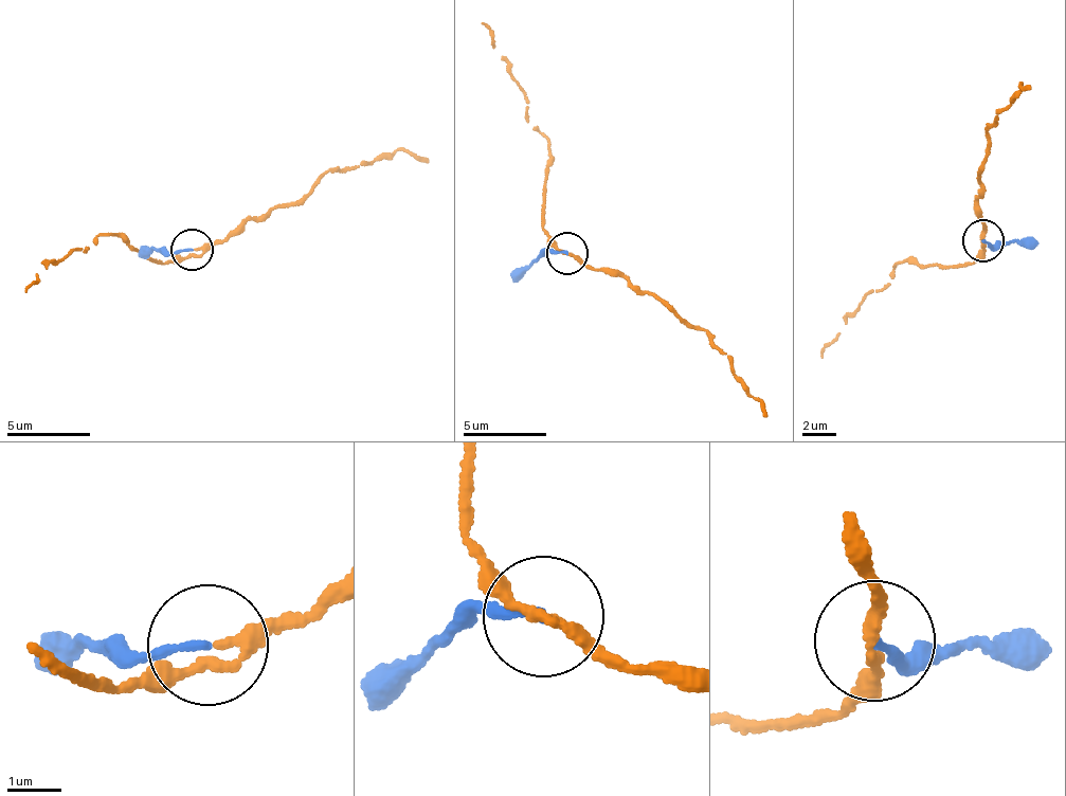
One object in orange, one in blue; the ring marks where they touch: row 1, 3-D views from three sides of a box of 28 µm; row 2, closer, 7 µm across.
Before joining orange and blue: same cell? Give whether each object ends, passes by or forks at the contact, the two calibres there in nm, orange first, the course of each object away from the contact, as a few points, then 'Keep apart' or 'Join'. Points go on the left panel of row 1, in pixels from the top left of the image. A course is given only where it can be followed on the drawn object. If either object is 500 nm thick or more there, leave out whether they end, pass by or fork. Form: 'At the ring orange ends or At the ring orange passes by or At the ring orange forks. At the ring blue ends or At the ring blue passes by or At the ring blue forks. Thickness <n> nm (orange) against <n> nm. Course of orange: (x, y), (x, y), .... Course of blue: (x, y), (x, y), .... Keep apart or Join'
At the ring orange passes by. At the ring blue ends. Thickness 160 nm (orange) against 150 nm. Course of orange: (195, 248), (163, 263), (106, 232), (89, 248), (78, 247), (55, 258), (28, 293). Course of blue: (192, 249), (142, 253). Join

